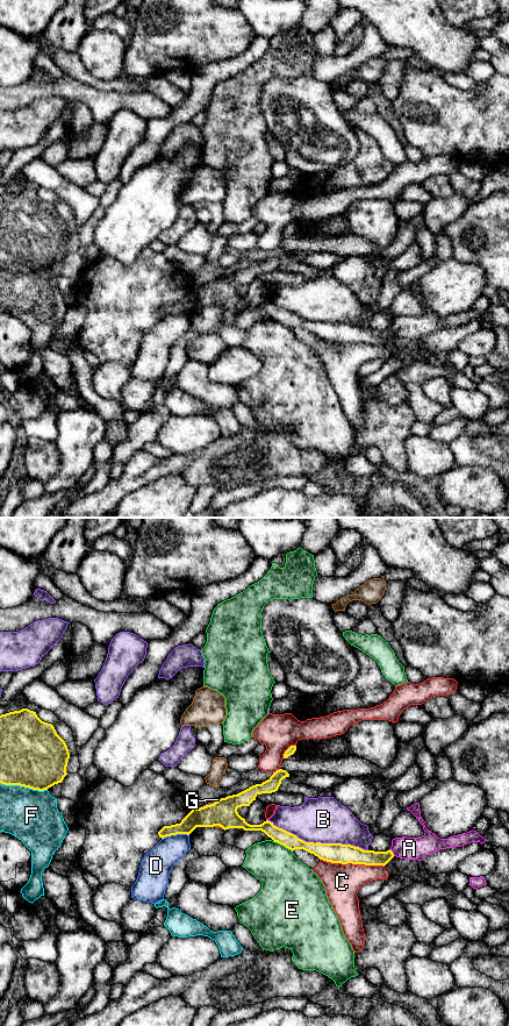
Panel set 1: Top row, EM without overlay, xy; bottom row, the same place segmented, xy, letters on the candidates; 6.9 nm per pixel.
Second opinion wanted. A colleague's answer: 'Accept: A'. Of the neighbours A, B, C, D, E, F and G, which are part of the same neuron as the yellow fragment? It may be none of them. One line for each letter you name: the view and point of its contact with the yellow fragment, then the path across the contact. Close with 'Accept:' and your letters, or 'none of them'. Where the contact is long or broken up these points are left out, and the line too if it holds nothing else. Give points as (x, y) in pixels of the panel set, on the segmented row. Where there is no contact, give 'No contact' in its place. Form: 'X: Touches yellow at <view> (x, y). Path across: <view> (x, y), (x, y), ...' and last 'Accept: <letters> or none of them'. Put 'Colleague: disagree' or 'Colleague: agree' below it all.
Accept: none of them
Colleague: disagree

